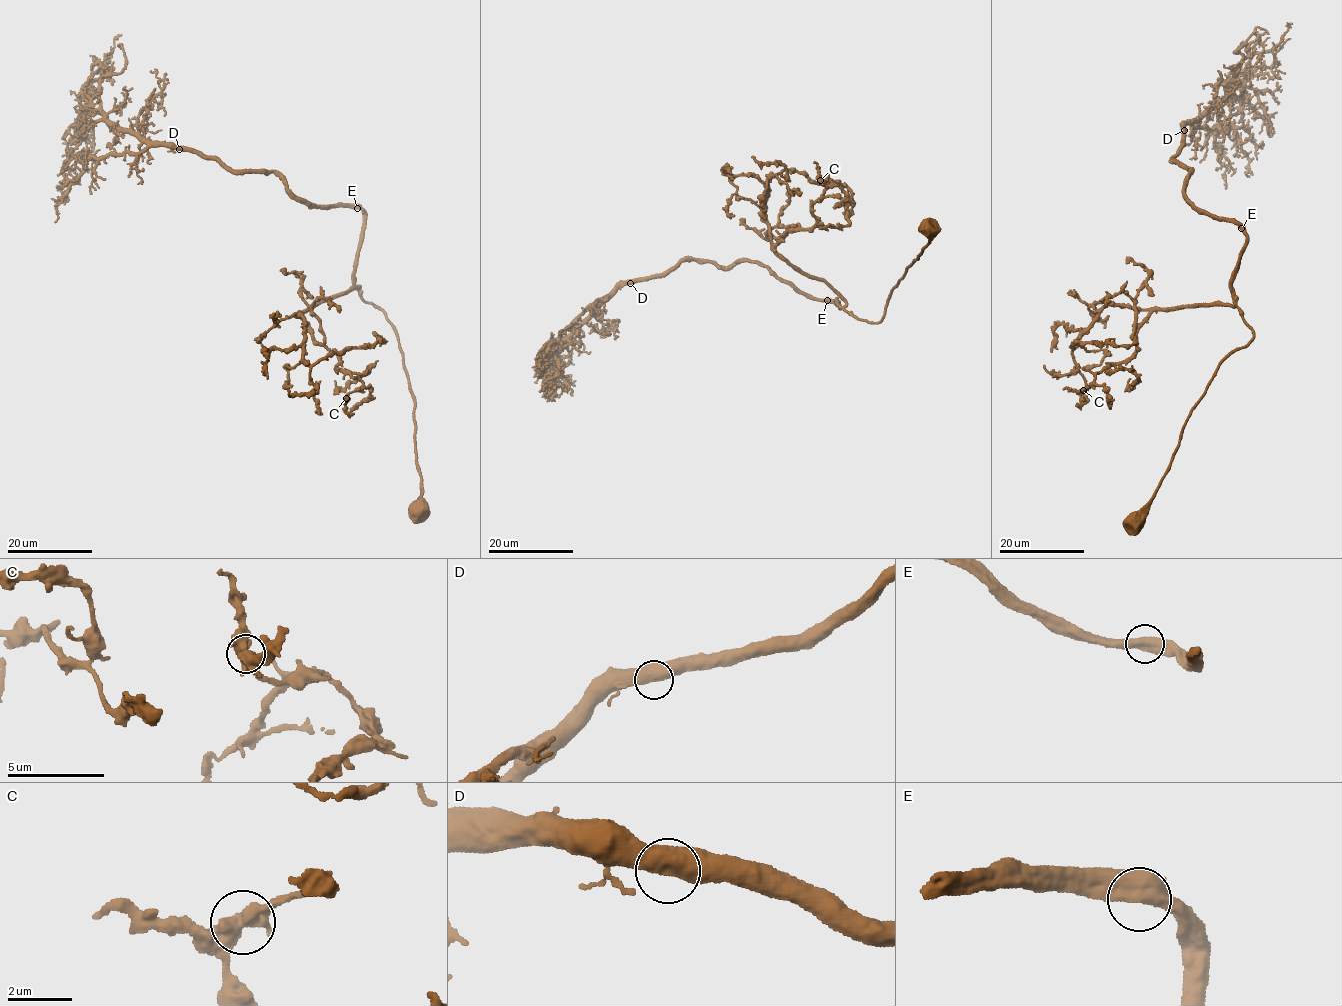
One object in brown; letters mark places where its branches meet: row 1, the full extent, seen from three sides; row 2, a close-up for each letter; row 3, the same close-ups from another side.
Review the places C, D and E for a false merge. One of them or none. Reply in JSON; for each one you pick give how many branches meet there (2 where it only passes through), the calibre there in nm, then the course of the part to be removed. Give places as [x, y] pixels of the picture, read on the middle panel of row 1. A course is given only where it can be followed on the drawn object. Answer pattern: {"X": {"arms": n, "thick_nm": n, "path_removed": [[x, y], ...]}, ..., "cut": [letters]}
{"cut": []}

